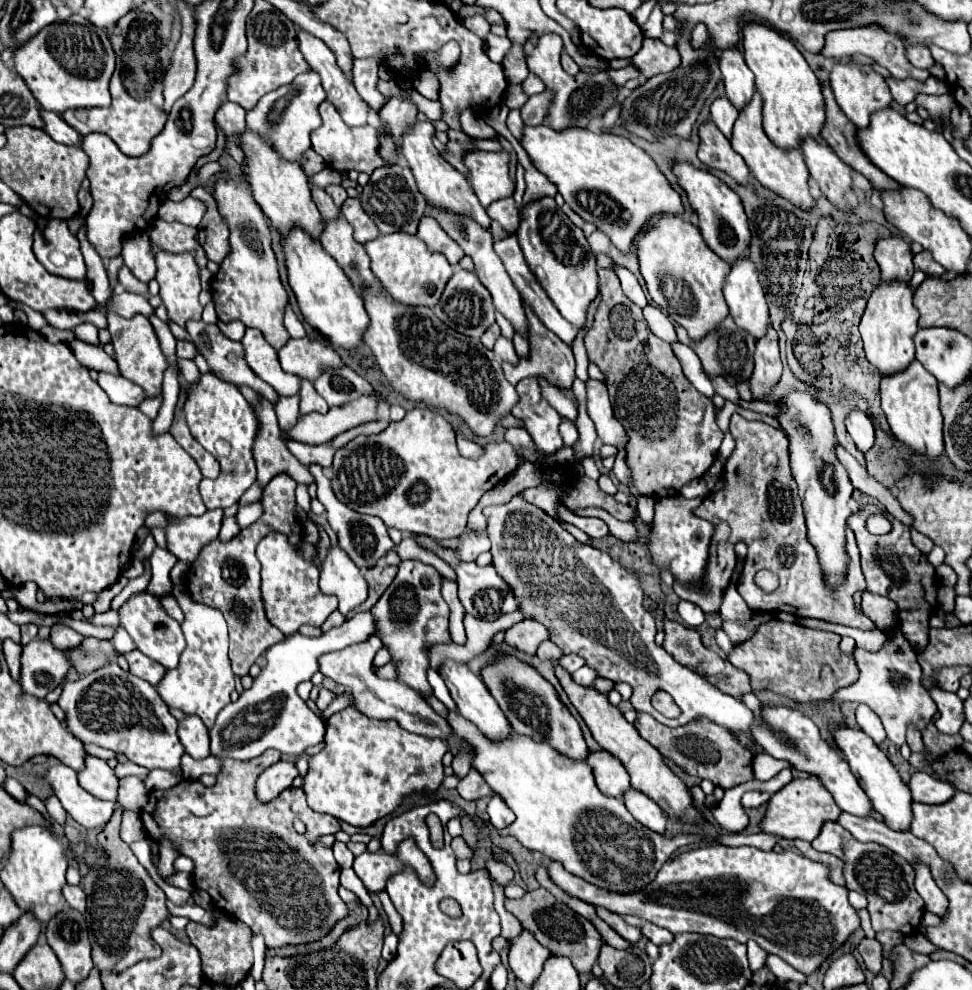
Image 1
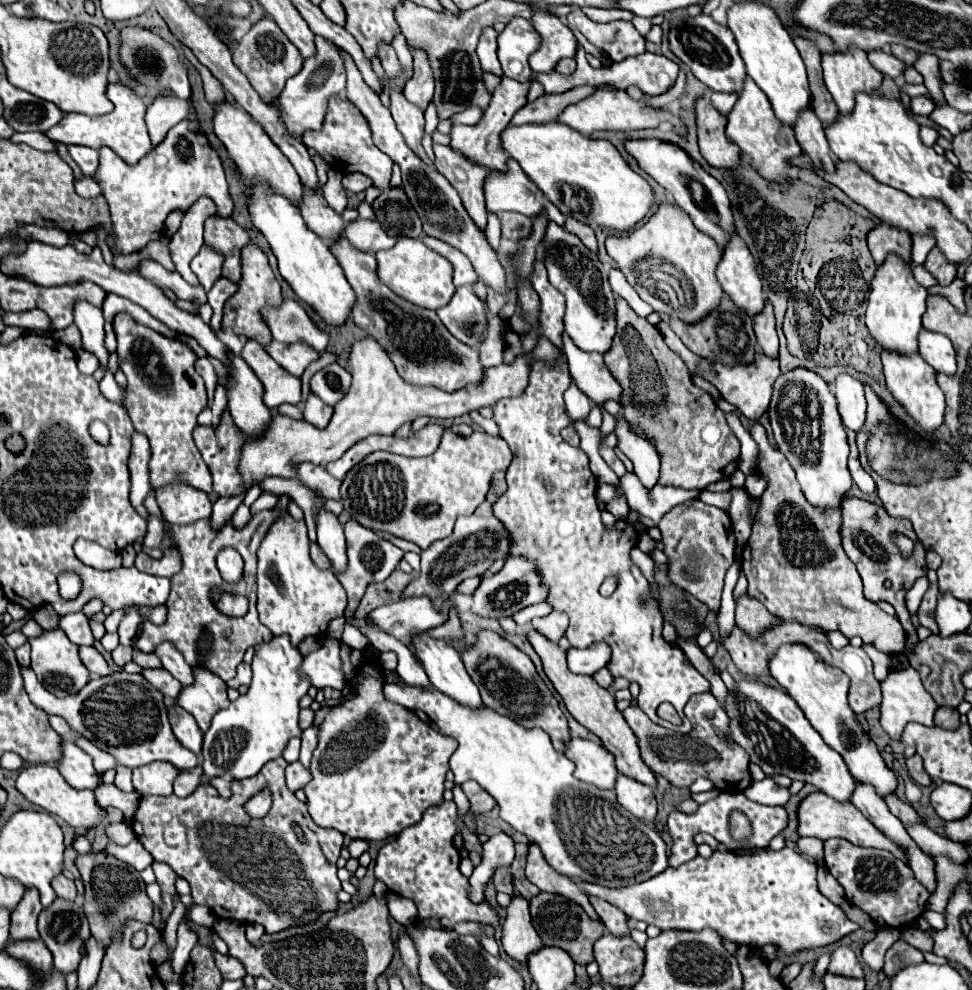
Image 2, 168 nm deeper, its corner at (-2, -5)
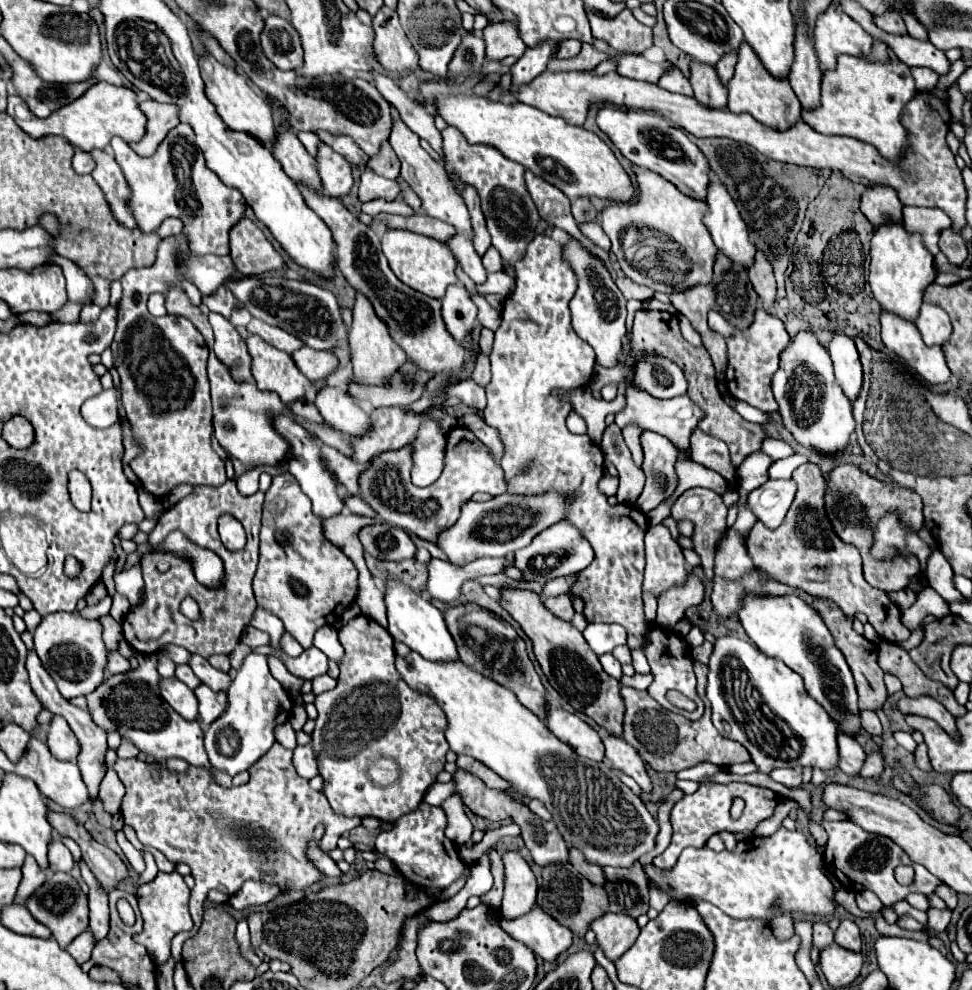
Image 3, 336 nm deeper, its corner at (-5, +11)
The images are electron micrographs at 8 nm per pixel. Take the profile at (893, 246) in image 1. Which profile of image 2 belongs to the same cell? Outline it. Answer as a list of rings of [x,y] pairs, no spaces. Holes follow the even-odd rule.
[[[878,224],[868,232],[868,248],[876,264],[882,264],[886,254],[894,252],[902,260],[910,262],[910,250],[912,250],[912,240],[908,232],[902,232],[900,228],[888,226],[888,224]]]

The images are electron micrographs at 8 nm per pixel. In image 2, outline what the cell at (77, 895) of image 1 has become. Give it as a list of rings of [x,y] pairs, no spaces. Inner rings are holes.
[[[58,874],[58,876],[52,880],[52,888],[54,888],[54,892],[56,892],[60,898],[70,900],[70,902],[76,900],[76,886],[74,886],[74,882],[72,882],[70,878],[66,878],[64,874]]]

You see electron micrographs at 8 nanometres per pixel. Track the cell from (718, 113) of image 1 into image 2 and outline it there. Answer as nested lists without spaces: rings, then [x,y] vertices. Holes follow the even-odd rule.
[[[712,92],[712,104],[714,104],[714,108],[718,108],[722,114],[728,114],[728,112],[730,112],[732,104],[736,102],[736,98],[738,98],[738,96],[732,96],[732,94],[728,94],[728,92]]]

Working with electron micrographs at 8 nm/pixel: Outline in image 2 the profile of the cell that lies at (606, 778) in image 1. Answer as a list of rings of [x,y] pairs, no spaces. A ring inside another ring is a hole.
[[[572,738],[566,746],[564,756],[576,764],[574,776],[578,780],[594,784],[598,788],[614,788],[618,770],[614,756],[604,746],[582,738]]]

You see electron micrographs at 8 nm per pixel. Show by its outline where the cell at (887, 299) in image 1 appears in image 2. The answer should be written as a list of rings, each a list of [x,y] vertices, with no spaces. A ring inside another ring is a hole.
[[[886,256],[886,264],[876,268],[876,276],[870,284],[868,310],[866,310],[866,326],[872,338],[884,348],[892,352],[910,354],[918,348],[918,332],[922,328],[922,314],[926,312],[926,288],[920,286],[912,276],[912,266],[898,256]]]

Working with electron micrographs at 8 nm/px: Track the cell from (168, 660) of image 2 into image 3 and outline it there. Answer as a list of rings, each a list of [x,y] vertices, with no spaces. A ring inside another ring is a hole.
[[[191,654],[189,656],[189,668],[195,672],[195,676],[207,684],[211,690],[227,690],[229,684],[231,684],[231,678],[229,674],[221,672],[221,670],[215,670],[203,656],[199,654]]]

